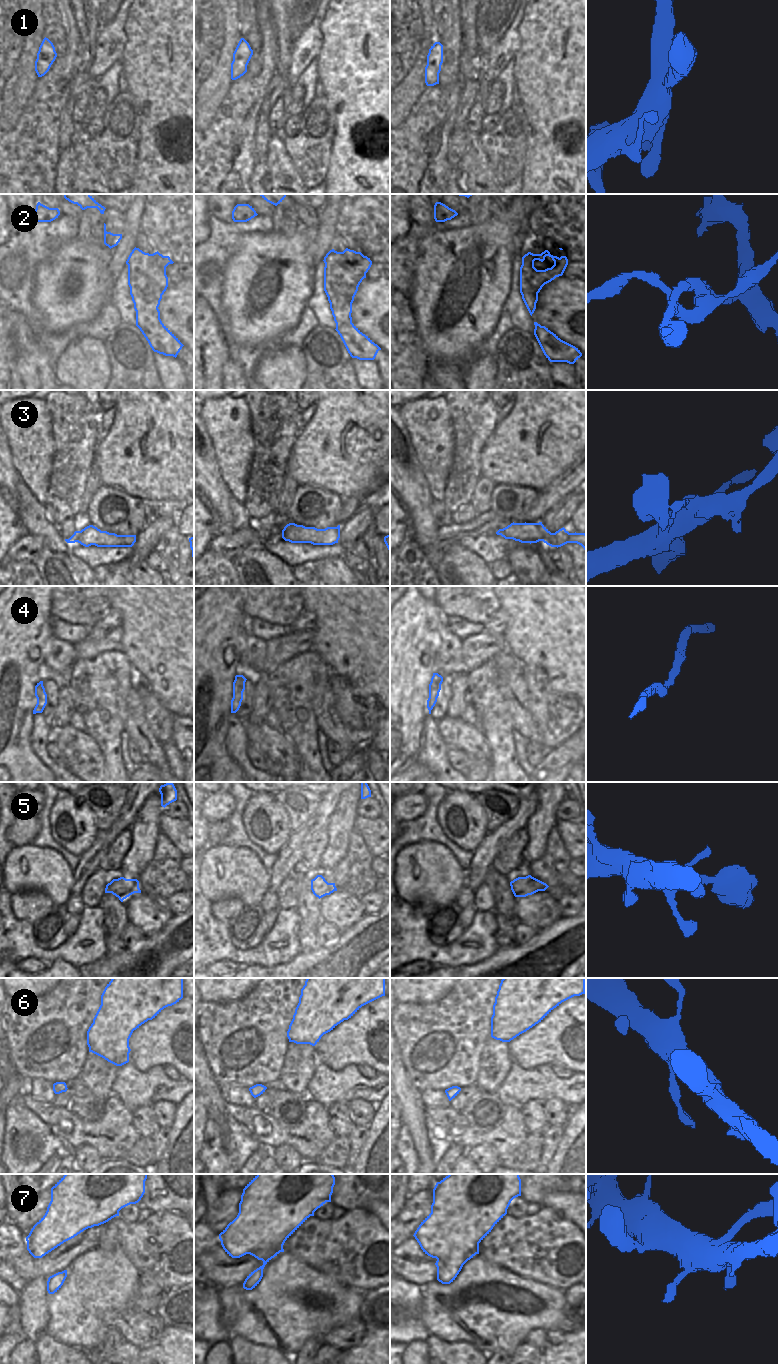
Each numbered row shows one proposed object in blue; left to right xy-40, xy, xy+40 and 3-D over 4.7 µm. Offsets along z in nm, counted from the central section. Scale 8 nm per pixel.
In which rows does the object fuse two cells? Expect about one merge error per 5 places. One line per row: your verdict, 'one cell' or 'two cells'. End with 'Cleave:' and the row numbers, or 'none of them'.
1: one cell
2: two cells
3: one cell
4: one cell
5: one cell
6: one cell
7: one cell
Cleave: 2

